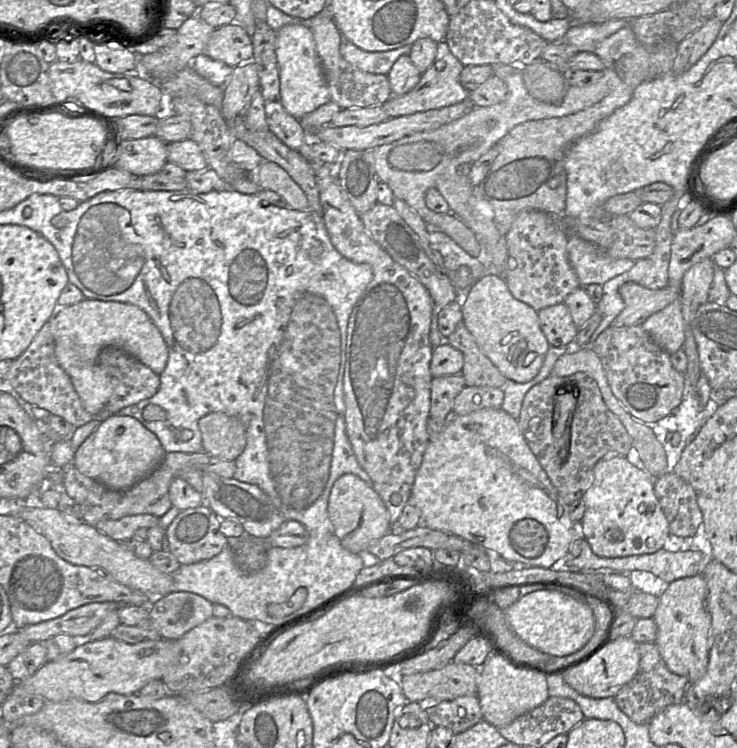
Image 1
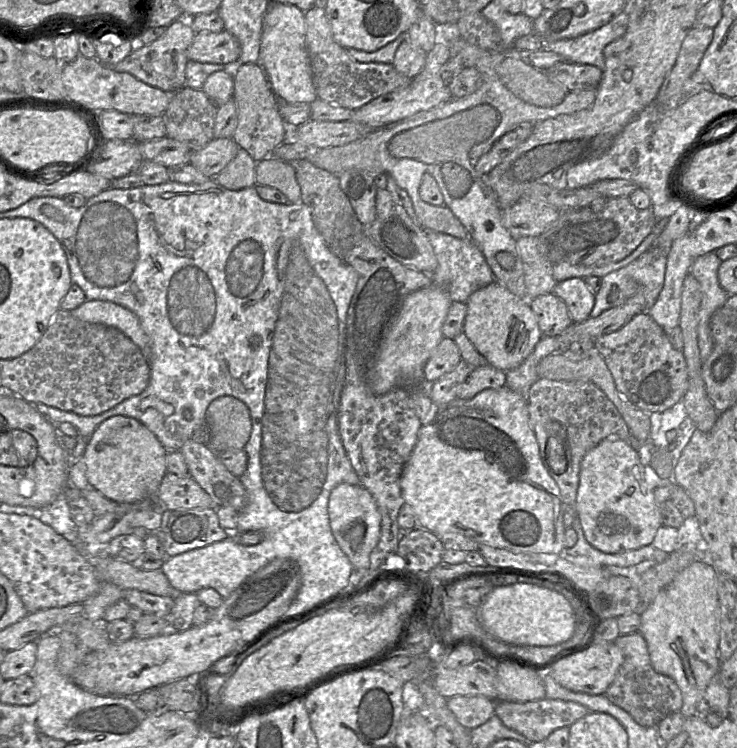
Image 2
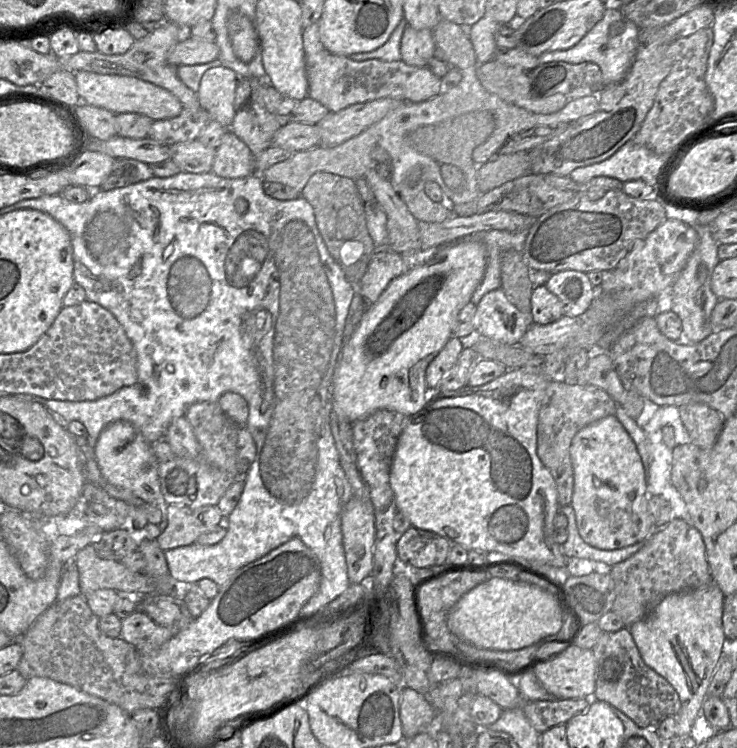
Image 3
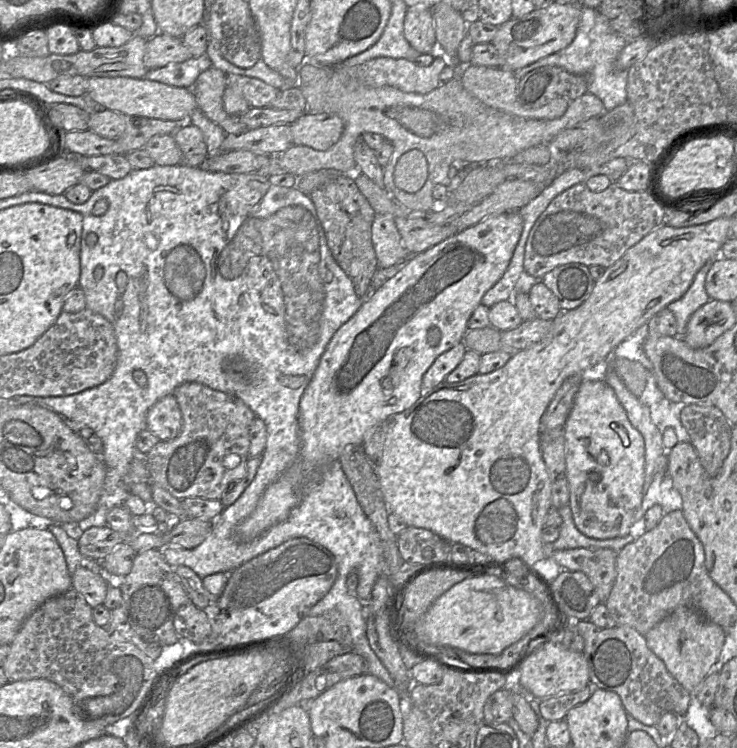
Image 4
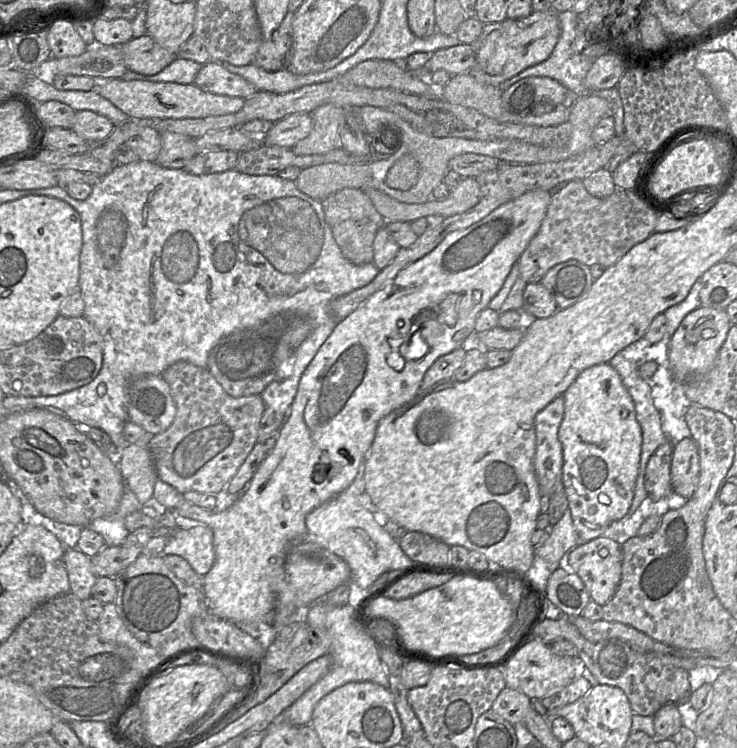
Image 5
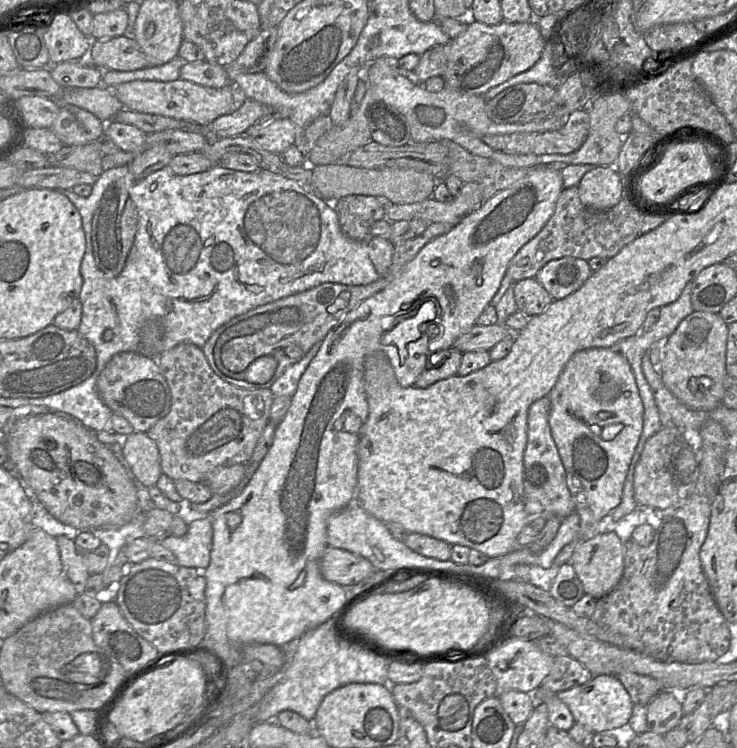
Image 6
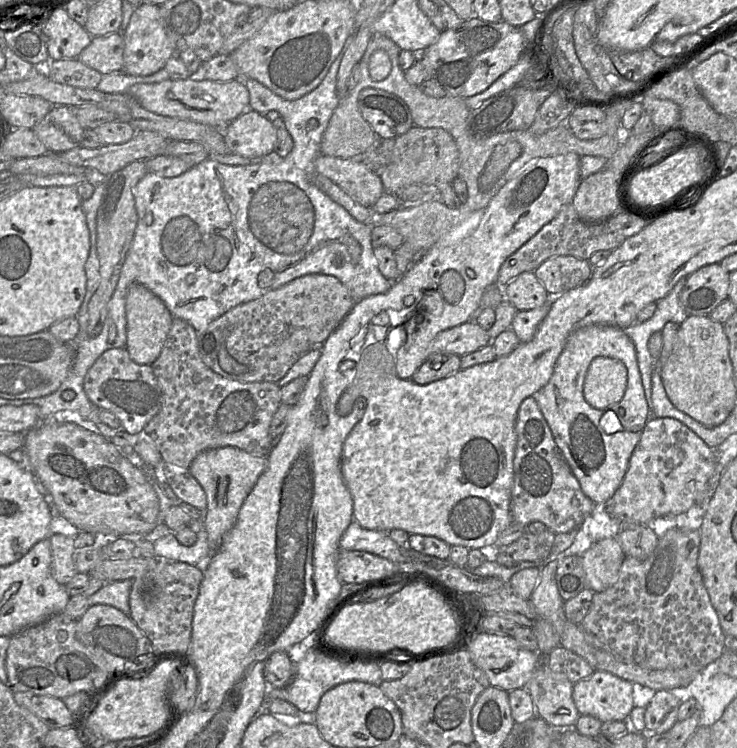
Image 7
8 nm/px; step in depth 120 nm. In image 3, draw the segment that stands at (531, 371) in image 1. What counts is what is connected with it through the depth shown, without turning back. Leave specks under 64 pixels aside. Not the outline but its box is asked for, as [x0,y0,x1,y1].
[476,288,530,345]

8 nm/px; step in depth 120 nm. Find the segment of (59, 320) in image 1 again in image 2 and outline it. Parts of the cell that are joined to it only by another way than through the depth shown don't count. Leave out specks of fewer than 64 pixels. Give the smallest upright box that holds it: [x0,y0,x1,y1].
[72,300,150,362]

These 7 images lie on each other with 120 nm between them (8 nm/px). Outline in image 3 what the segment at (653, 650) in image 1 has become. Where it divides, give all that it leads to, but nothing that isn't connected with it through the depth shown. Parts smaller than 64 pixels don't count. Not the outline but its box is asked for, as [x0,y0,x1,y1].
[592,628,681,729]

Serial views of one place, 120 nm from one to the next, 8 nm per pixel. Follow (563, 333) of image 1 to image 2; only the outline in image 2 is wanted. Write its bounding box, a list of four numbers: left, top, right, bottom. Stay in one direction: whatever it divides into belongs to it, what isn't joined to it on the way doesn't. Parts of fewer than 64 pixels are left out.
[527,293,573,337]

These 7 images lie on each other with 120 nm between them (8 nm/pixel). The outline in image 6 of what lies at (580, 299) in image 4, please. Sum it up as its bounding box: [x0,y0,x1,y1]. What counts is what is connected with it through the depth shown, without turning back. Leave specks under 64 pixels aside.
[536,257,591,300]

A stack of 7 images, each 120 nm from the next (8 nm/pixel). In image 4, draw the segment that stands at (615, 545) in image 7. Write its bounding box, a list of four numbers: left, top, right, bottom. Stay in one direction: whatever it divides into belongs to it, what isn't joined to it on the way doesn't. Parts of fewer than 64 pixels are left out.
[551,548,617,603]

